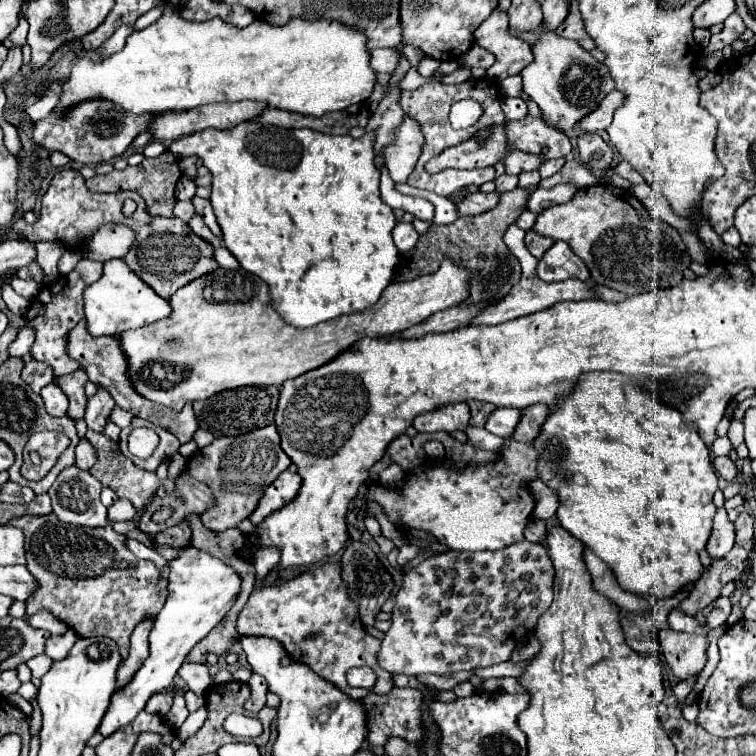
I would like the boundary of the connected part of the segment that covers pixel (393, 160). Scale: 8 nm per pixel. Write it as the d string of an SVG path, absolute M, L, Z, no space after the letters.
M404 115L404 123L400 123L398 133L394 129L394 143L383 149L385 166L396 183L408 179L420 157L422 145L424 135L420 133L418 121L414 117Z

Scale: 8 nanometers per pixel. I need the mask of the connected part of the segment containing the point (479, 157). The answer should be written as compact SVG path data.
M502 125L490 127L492 135L486 139L484 145L478 145L476 139L468 139L460 145L444 149L438 157L426 163L428 173L438 173L448 167L456 169L476 169L476 167L492 167L496 165L508 151L506 151L506 137Z

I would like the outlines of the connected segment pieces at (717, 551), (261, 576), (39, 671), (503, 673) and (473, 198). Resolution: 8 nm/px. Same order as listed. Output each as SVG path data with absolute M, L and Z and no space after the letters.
M718 507L706 551L712 555L712 561L718 561L724 553L732 549L732 545L734 545L734 523L728 519L726 509Z
M260 549L256 553L256 563L254 563L254 569L256 569L256 583L264 581L266 575L270 573L270 569L274 569L280 561L280 553L278 549Z
M36 655L36 657L32 657L26 665L32 669L32 677L38 677L38 679L40 679L40 677L50 669L52 659L48 659L46 655Z
M506 661L506 663L494 665L494 667L476 669L476 677L480 677L480 679L488 679L488 677L516 677L516 675L520 675L520 669L522 669L526 663L528 663L528 661L516 665L516 663L512 663L512 661Z
M470 193L464 201L456 203L458 217L480 215L480 213L496 207L496 203L498 203L498 193Z

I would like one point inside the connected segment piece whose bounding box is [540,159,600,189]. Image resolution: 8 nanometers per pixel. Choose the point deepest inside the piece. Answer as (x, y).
(573, 172)

